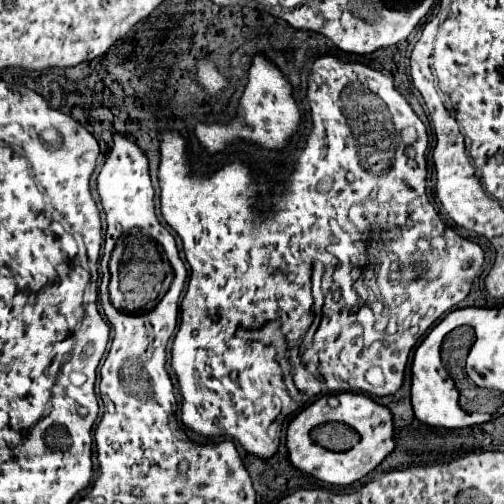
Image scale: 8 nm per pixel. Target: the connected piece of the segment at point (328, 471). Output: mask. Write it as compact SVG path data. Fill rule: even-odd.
M339 392L339 400L335 396L321 396L313 404L313 412L299 412L287 426L287 452L289 462L299 472L305 472L321 482L335 484L335 486L347 486L369 474L381 460L393 450L393 418L391 412L373 402L365 394L353 394L353 392ZM321 422L337 422L347 426L355 436L337 436L337 450L327 450L311 442L309 432L313 426Z

